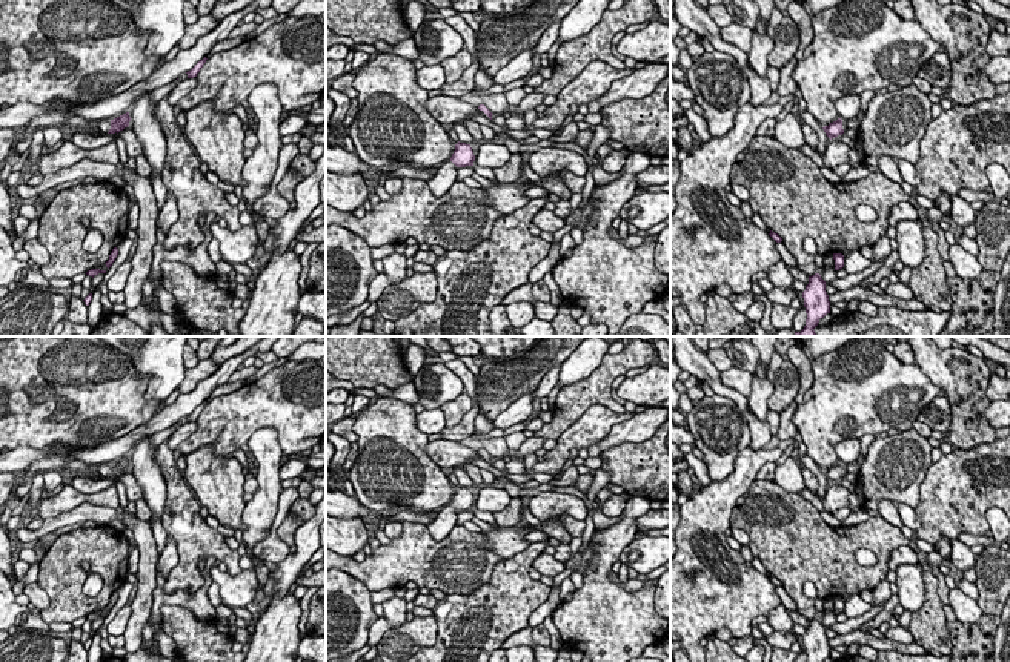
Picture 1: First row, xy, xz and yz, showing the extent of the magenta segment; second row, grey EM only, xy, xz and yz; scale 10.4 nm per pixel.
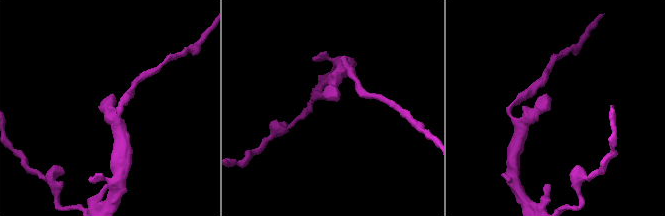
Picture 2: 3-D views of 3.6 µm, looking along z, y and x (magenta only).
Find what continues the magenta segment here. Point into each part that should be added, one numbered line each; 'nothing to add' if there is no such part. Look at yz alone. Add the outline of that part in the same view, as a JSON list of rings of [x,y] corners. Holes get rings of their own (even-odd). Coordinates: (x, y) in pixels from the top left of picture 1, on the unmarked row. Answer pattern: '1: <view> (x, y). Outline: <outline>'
1: yz (853, 467). Outline: [[[856,459],[856,461],[853,461],[853,462],[842,464],[842,473],[844,473],[844,475],[846,475],[846,473],[858,475],[858,473],[861,472],[861,467],[862,467],[862,464],[859,464],[858,459]]]

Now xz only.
1: xz (446, 519). Outline: [[[449,504],[443,507],[432,524],[427,525],[435,541],[443,541],[457,525],[457,510]]]

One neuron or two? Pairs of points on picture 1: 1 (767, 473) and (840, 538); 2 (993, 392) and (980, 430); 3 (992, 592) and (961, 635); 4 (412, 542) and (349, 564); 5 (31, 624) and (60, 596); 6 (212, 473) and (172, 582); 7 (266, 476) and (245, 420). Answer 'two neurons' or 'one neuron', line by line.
1: two neurons
2: two neurons
3: one neuron
4: one neuron
5: two neurons
6: two neurons
7: two neurons

